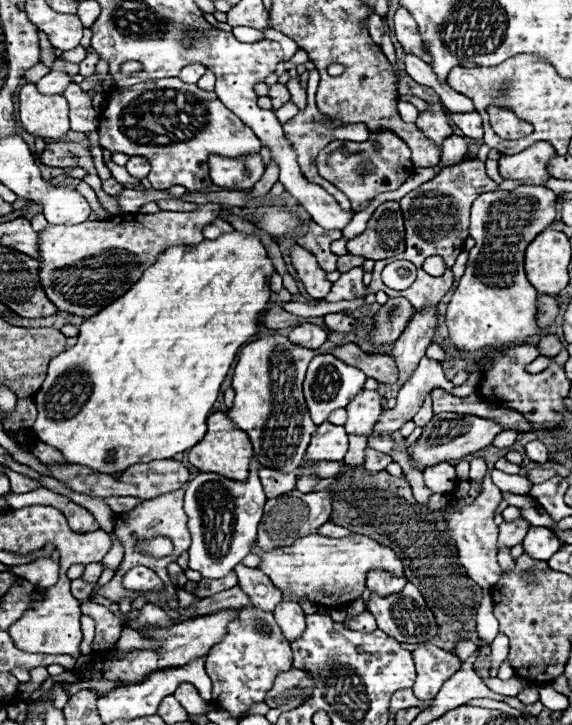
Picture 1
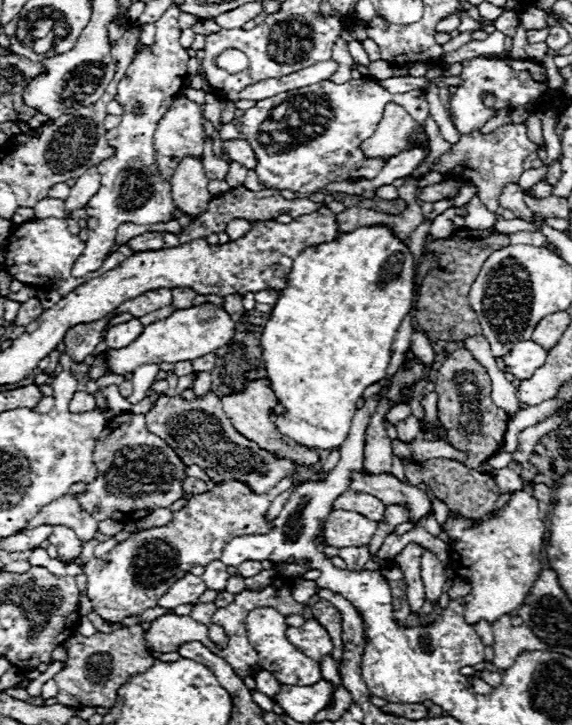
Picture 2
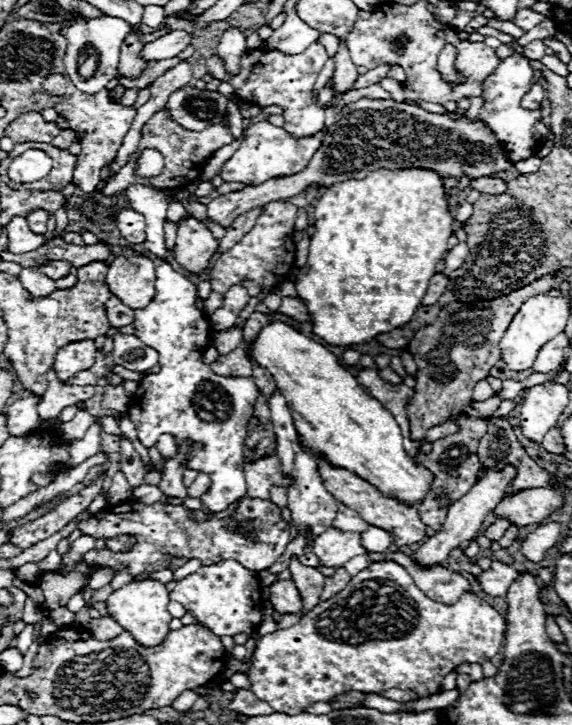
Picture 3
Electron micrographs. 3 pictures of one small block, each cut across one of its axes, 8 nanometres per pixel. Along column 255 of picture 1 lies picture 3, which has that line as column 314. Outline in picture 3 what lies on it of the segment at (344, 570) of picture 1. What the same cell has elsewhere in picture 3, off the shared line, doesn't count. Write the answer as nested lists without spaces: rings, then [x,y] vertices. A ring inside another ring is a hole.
[[[328,528],[322,536],[314,540],[312,552],[320,558],[322,566],[340,568],[350,558],[366,554],[358,532],[342,532],[336,528]]]

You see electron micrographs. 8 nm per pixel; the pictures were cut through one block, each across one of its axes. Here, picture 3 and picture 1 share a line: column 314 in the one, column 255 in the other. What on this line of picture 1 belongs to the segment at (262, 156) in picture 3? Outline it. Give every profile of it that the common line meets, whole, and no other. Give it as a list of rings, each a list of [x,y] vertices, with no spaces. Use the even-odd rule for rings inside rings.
[[[162,78],[162,80],[150,80],[140,82],[126,88],[116,88],[108,96],[108,106],[100,114],[100,126],[98,126],[100,146],[110,152],[124,152],[128,156],[146,156],[150,160],[150,182],[156,190],[168,190],[172,186],[184,186],[188,192],[196,192],[210,186],[208,176],[208,156],[220,154],[220,156],[240,156],[250,152],[260,152],[260,140],[256,134],[238,118],[234,112],[230,112],[214,92],[200,90],[196,84],[186,84],[180,78]]]

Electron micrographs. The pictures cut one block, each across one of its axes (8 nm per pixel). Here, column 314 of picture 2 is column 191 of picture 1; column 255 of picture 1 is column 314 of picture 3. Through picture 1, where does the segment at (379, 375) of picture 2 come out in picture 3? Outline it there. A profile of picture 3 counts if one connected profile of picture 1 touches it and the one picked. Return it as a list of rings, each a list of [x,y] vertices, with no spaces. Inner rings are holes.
[[[404,168],[404,170],[376,170],[370,172],[362,180],[346,180],[342,184],[334,184],[326,190],[326,194],[316,202],[314,206],[314,236],[310,240],[310,252],[306,264],[298,270],[298,280],[294,282],[298,298],[304,300],[308,312],[310,312],[310,322],[312,322],[312,332],[322,338],[330,346],[358,346],[372,342],[378,334],[386,334],[408,320],[414,318],[414,312],[422,304],[422,296],[426,294],[428,282],[436,272],[436,264],[448,254],[448,238],[454,232],[454,218],[452,212],[448,212],[448,202],[444,200],[444,184],[442,178],[436,172],[422,170],[422,168]]]

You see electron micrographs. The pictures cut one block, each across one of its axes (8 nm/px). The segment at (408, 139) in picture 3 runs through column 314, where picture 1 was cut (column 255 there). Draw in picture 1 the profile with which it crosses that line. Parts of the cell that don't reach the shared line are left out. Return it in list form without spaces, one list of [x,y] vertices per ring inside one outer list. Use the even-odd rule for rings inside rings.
[[[248,154],[238,158],[210,156],[210,178],[216,186],[232,190],[250,190],[264,174],[264,162],[260,154]]]

